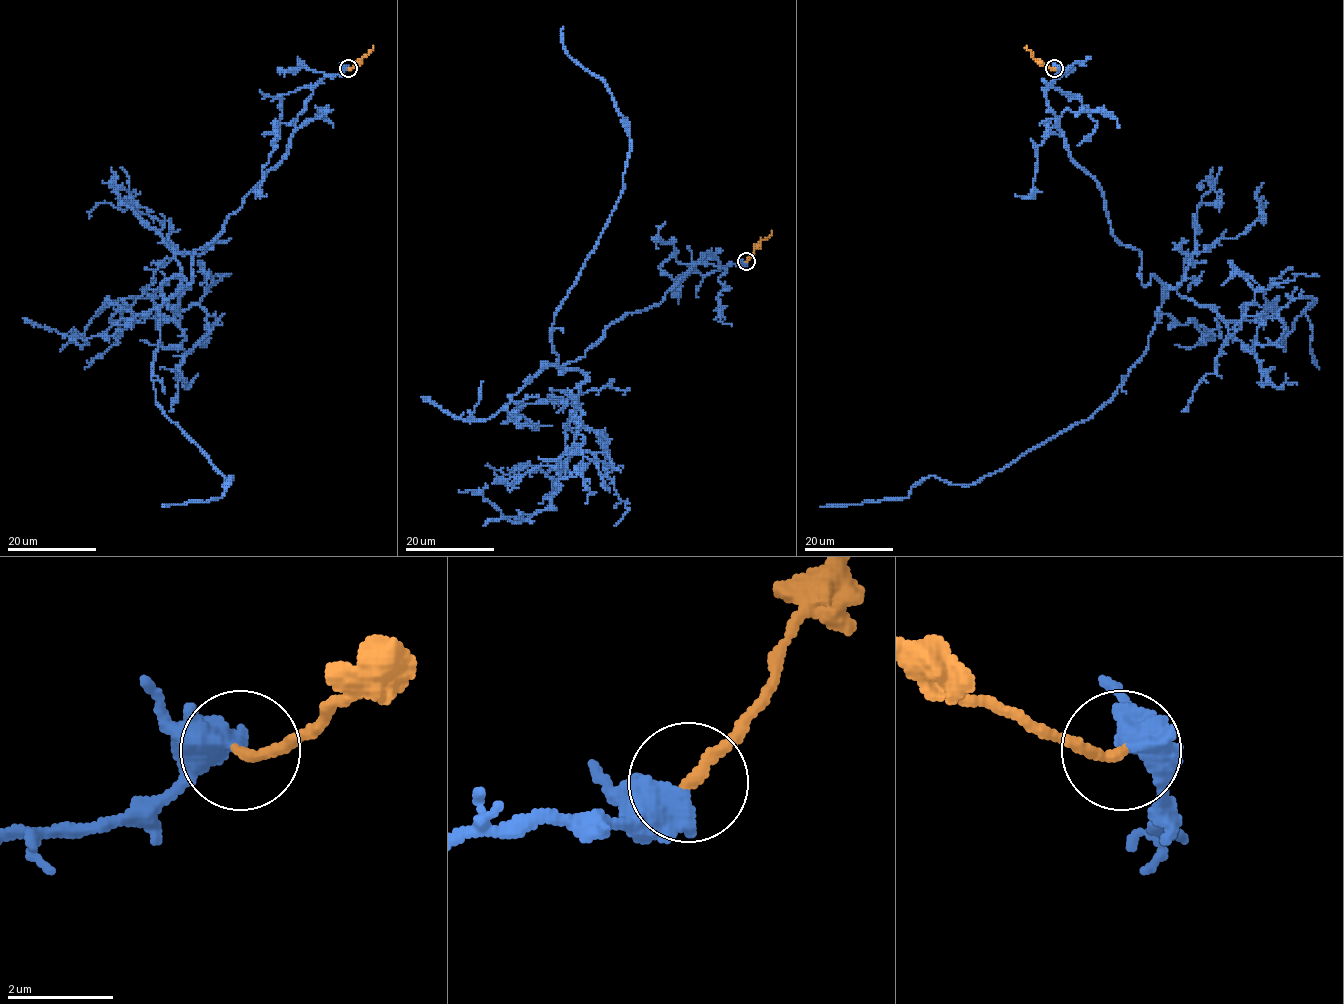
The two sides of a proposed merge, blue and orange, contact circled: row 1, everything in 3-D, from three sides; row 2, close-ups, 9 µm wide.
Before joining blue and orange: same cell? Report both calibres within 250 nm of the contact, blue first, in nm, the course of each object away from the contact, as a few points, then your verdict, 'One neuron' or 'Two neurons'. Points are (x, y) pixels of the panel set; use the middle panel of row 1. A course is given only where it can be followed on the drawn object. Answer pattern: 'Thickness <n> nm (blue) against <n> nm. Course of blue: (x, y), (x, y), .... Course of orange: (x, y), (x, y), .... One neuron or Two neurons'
Thickness 550 nm (blue) against 200 nm. Course of blue: (746, 261), (706, 252), (561, 372), (553, 316), (630, 150), (629, 122), (562, 27). Course of orange: (746, 261), (755, 245), (772, 230). One neuron

